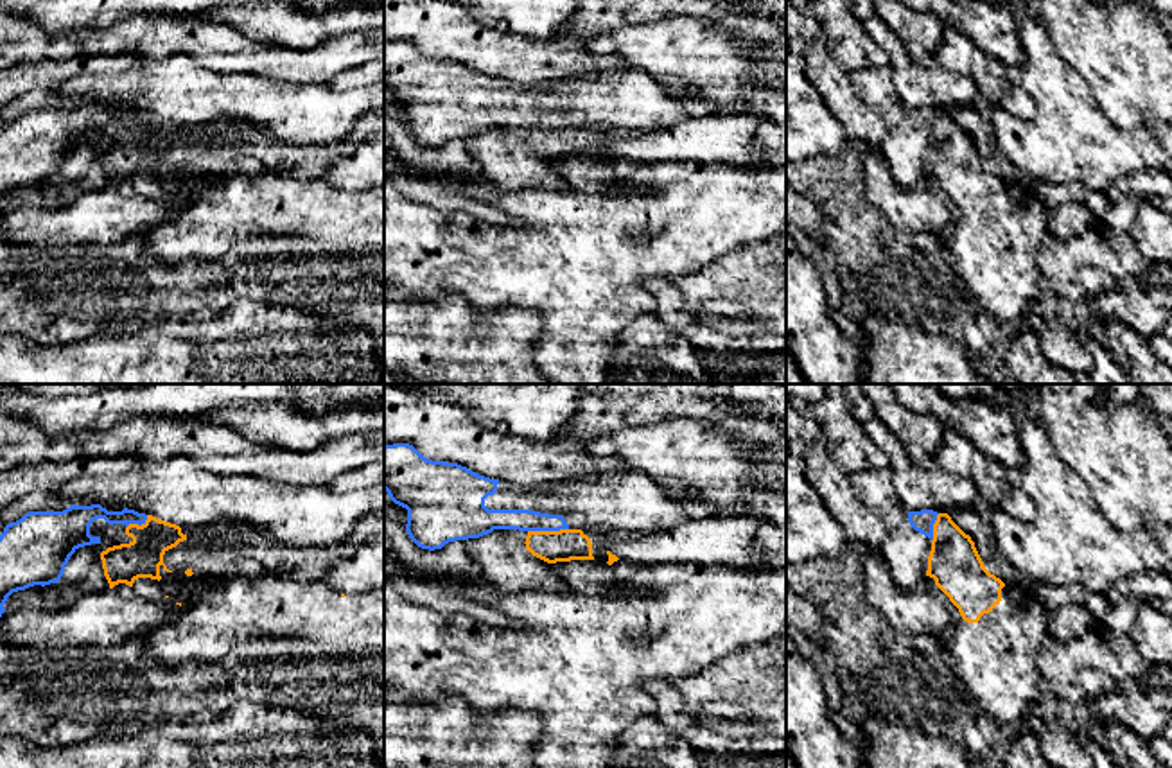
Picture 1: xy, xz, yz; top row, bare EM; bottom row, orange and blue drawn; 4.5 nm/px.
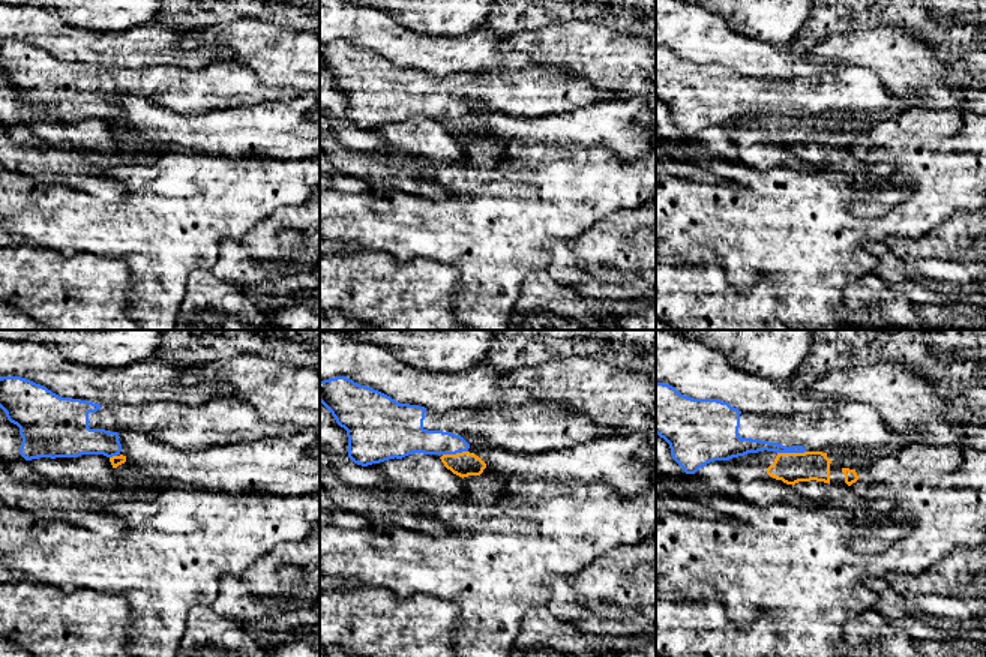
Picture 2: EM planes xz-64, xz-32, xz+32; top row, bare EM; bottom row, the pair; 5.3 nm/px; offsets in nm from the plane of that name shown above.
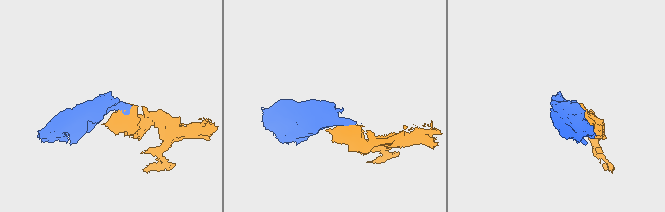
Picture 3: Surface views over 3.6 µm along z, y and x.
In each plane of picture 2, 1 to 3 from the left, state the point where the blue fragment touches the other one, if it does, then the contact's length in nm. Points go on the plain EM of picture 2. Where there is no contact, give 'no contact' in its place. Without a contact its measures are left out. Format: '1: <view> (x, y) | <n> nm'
1: xz-64 (113, 120) | 40 nm
2: xz-32 (456, 117) | 140 nm
3: xz+32 (791, 117) | 150 nm

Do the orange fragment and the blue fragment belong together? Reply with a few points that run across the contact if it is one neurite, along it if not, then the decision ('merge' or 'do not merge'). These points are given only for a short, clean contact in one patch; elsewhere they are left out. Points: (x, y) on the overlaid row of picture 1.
do not merge

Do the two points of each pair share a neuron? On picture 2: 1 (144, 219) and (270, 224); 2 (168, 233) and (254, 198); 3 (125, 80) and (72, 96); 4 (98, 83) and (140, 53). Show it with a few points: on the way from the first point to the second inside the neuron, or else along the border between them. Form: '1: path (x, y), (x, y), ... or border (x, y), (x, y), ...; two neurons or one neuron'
1: border (287, 204), (258, 221), (239, 240); two neurons
2: path (189, 212), (201, 200), (233, 198); one neuron
3: path (111, 83), (99, 92), (86, 93); one neuron
4: border (150, 65), (102, 71); two neurons

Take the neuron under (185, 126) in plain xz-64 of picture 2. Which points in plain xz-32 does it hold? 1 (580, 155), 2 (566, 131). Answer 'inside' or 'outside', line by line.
1: outside
2: inside

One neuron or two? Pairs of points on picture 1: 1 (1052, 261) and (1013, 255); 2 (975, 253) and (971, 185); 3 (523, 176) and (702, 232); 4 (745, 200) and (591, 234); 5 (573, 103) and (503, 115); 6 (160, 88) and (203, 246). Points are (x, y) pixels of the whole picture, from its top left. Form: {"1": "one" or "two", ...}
{"1": "two", "2": "one", "3": "two", "4": "one", "5": "one", "6": "two"}

